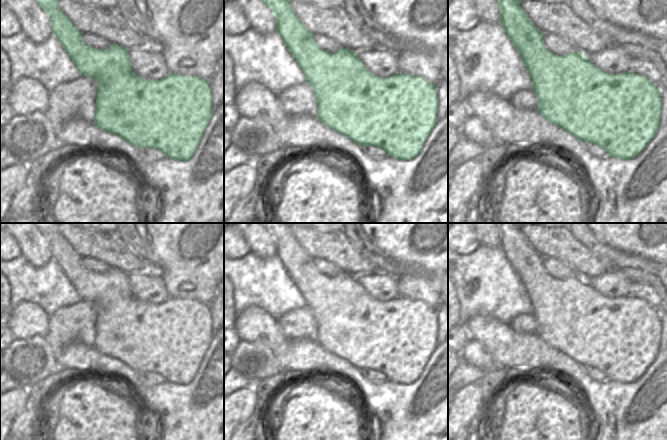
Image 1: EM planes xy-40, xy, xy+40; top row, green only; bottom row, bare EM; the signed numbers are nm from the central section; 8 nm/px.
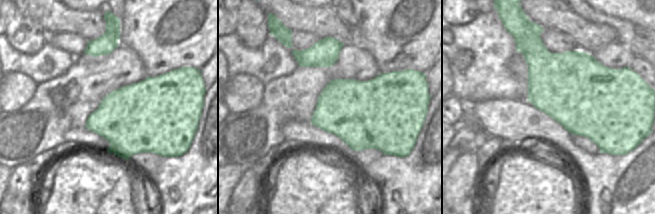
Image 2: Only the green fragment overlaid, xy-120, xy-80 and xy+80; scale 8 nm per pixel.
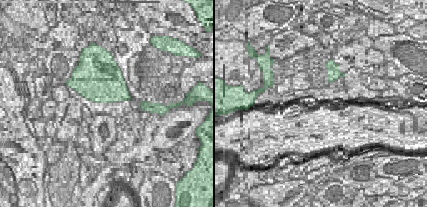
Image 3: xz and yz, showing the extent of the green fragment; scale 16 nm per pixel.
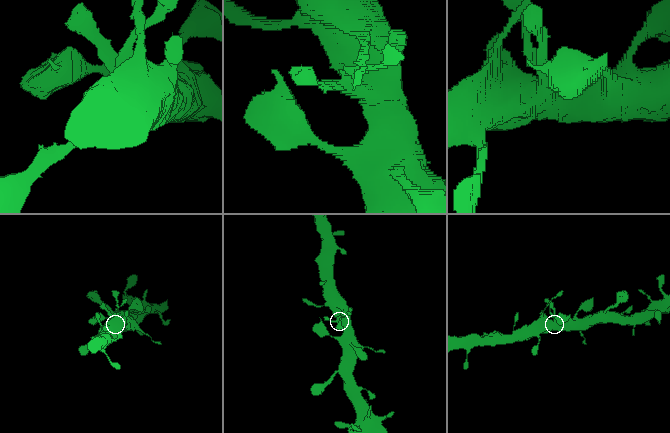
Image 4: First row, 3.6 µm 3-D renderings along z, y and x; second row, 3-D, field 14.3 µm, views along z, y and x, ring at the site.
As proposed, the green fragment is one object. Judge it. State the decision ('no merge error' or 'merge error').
no merge error

